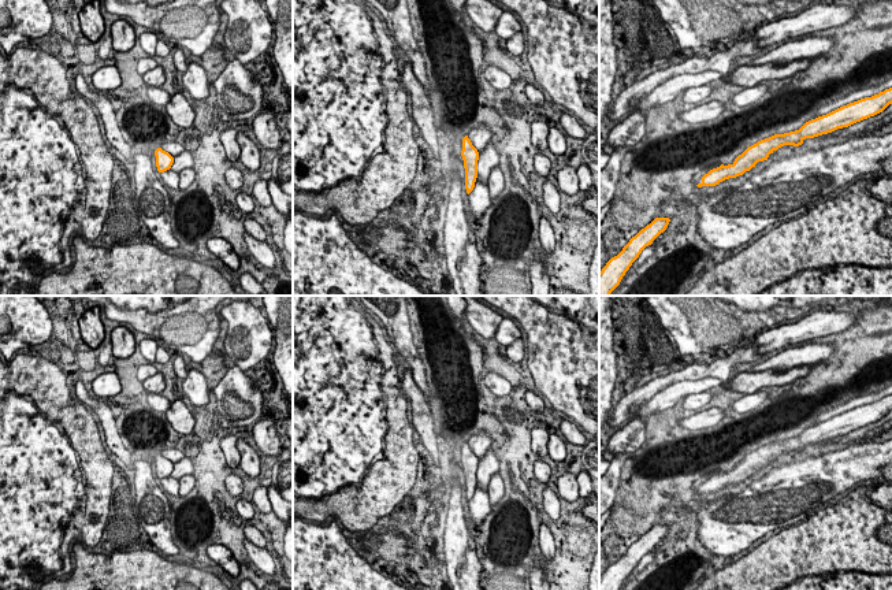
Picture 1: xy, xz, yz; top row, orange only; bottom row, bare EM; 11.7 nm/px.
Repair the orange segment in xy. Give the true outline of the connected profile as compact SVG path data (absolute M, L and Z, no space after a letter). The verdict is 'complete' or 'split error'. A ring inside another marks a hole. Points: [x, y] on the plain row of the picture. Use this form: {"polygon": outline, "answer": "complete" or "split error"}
{"polygon": "M157 454L155 457L155 463L156 463L156 474L159 479L164 479L171 475L174 470L174 464L168 459L163 457L161 454Z", "answer": "complete"}

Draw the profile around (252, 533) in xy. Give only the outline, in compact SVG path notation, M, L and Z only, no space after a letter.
M246 524L244 528L245 537L259 548L265 548L263 533L253 524Z

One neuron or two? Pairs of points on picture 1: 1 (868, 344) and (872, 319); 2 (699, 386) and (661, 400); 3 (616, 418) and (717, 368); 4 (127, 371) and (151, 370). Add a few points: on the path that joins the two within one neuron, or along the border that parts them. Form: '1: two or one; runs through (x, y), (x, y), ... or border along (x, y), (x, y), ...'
1: one; runs through (872, 338), (872, 325)
2: one; runs through (690, 388), (671, 396)
3: one; runs through (639, 394), (673, 377), (691, 373)
4: two; border along (149, 363), (138, 368), (140, 382)

